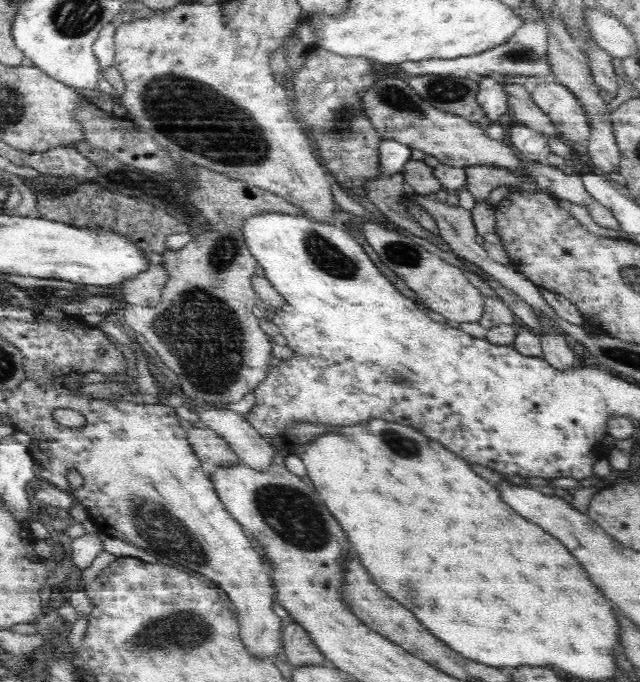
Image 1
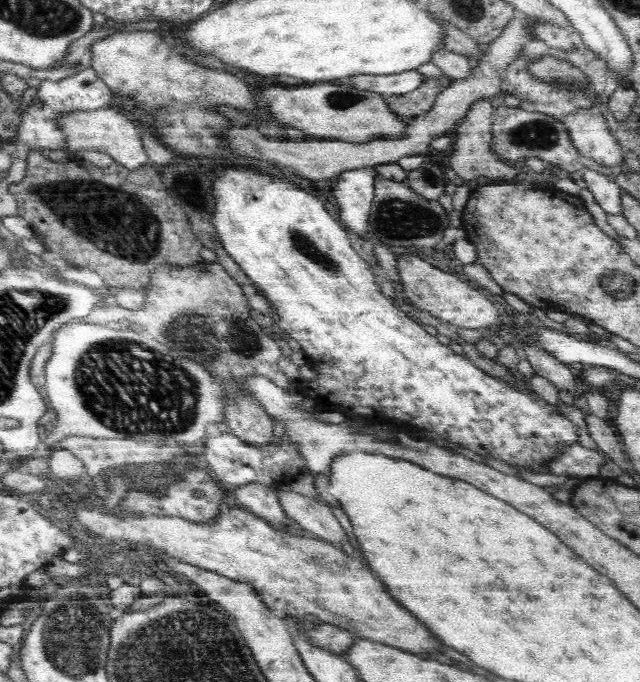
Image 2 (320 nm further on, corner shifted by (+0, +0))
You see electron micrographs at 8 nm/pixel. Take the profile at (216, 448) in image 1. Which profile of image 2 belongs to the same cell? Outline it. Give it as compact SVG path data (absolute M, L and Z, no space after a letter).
M252 482L244 484L234 491L239 506L255 514L258 518L265 518L270 526L274 526L278 530L294 527L289 516L282 509L274 488L259 482Z

